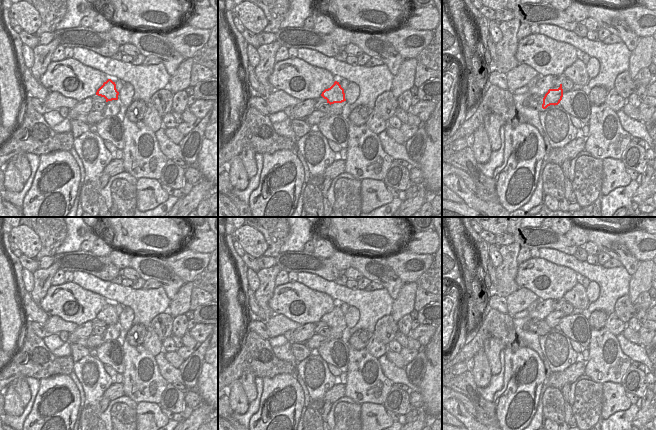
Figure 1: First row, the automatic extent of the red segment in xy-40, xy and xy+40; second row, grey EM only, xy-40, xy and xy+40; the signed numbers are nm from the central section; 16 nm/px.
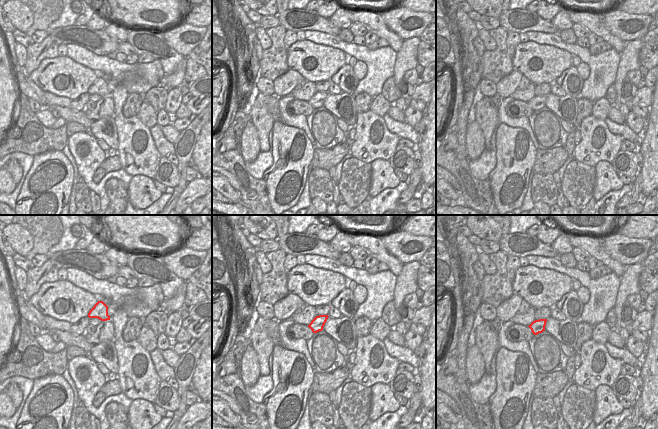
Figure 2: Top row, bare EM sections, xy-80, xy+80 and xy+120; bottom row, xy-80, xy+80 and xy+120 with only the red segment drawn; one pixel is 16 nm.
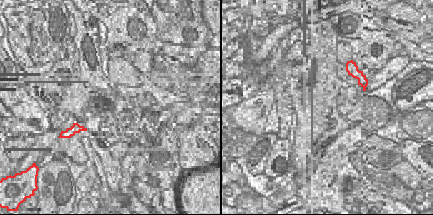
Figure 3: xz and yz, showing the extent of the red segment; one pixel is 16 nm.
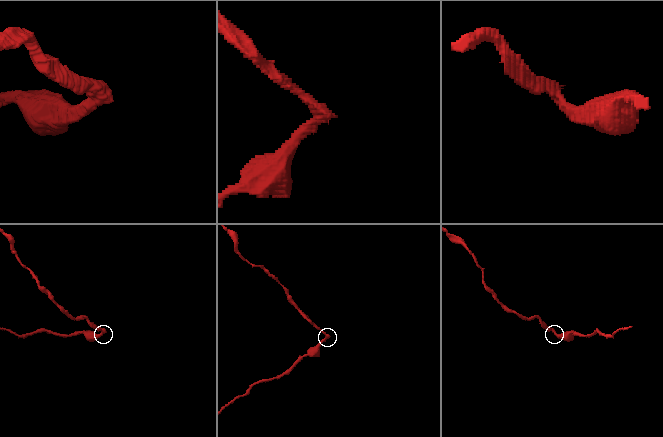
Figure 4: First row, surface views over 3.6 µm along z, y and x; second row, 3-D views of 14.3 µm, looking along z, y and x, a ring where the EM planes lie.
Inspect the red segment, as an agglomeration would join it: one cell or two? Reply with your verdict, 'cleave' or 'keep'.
cleave

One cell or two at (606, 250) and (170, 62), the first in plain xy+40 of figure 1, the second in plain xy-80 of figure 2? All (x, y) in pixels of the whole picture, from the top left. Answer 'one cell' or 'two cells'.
one cell

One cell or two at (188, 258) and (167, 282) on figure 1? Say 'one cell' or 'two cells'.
two cells

